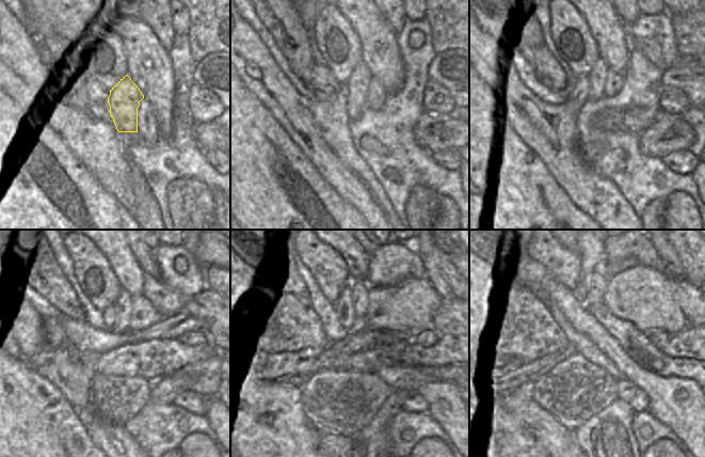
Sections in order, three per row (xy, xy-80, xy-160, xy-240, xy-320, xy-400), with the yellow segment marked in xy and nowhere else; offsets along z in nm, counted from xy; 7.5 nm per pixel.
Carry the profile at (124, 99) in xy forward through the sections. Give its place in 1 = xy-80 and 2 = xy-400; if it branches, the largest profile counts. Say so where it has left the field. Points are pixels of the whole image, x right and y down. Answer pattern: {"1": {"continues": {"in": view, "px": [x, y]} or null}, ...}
{"1": {"continues": {"in": "xy-80", "px": [357, 84]}}, "2": {"continues": {"in": "xy-400", "px": [596, 282]}}}

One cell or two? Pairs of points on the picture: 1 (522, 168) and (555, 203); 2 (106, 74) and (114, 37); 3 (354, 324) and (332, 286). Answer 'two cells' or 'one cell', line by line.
1: one cell
2: one cell
3: two cells

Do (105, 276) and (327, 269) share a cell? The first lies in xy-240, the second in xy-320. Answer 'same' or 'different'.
same

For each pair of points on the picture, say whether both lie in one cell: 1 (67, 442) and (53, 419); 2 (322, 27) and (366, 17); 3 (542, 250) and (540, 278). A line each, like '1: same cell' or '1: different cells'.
1: same cell
2: different cells
3: different cells

